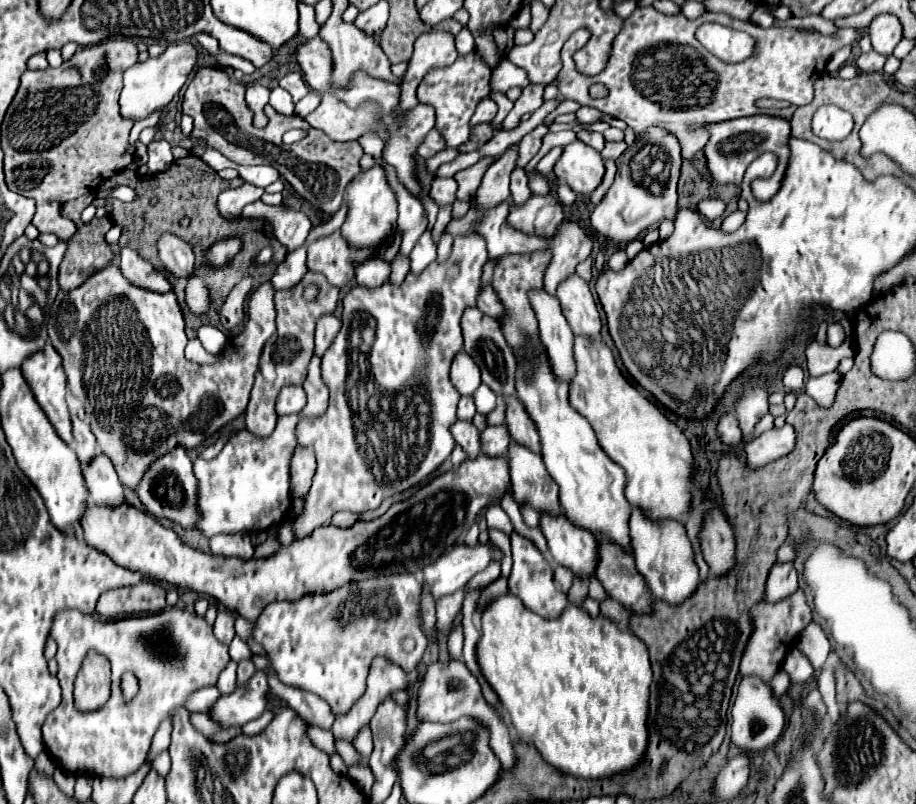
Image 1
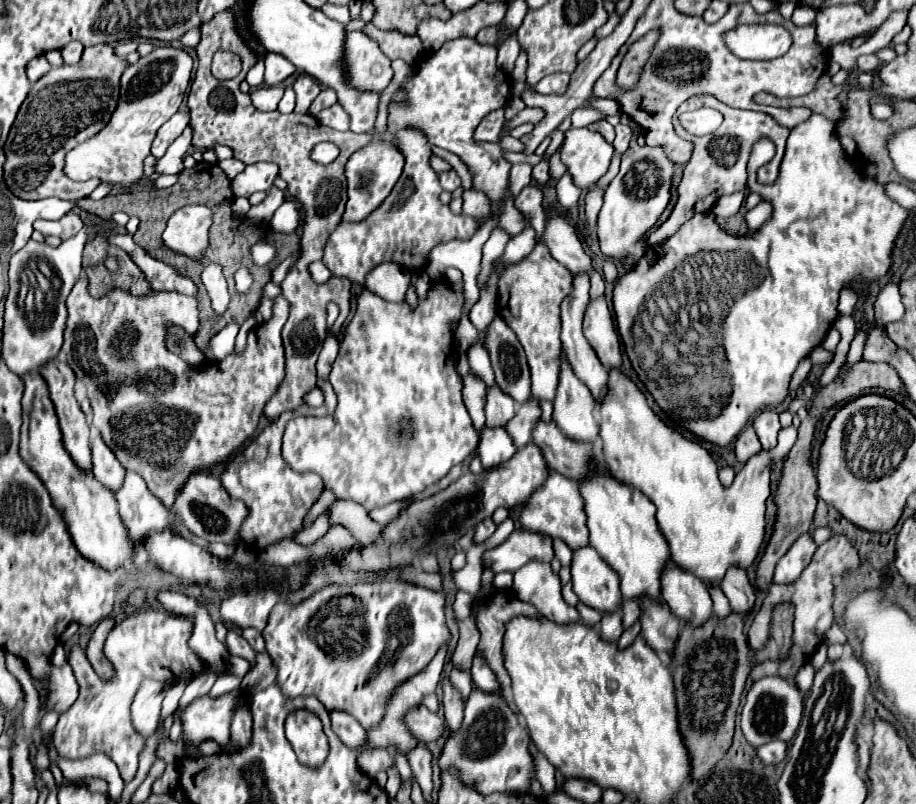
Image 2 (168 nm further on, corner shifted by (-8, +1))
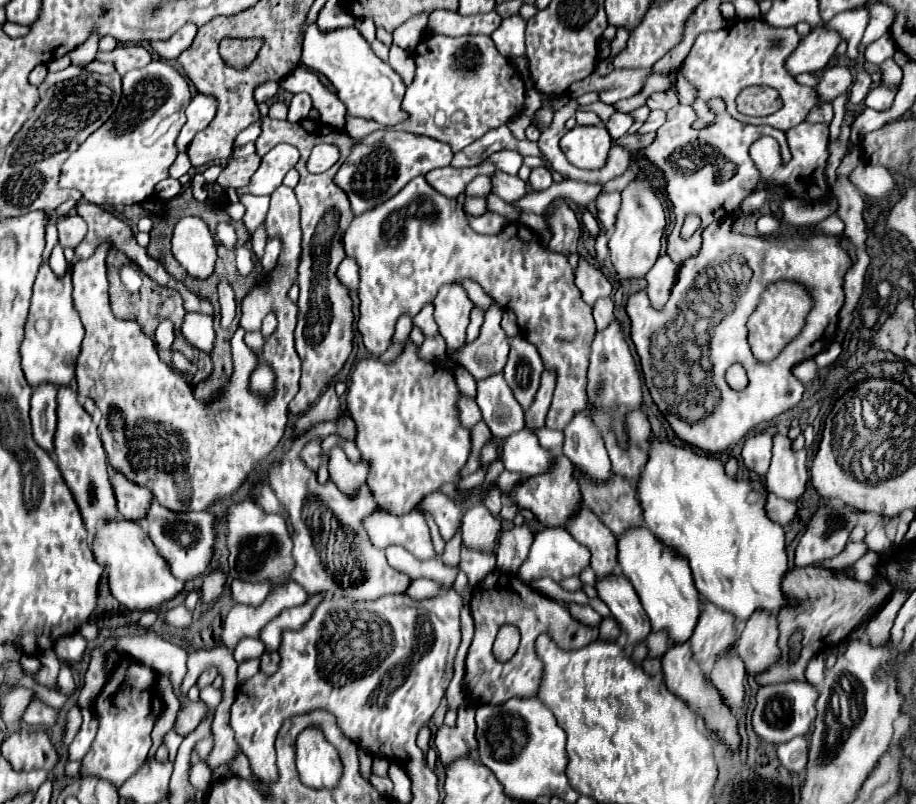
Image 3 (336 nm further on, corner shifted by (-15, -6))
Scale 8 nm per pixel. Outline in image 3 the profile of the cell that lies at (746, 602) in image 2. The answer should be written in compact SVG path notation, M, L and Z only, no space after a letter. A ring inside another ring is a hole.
M755 613L739 639L737 653L745 663L745 671L751 677L757 677L765 669L773 667L781 659L781 649L777 645L779 629L777 619L771 613Z

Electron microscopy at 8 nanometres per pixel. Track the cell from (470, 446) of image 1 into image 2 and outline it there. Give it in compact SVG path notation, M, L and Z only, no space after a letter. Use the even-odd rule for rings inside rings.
M482 428L478 440L478 456L482 460L484 470L496 468L506 462L518 448L512 444L512 438L506 434L504 428Z

